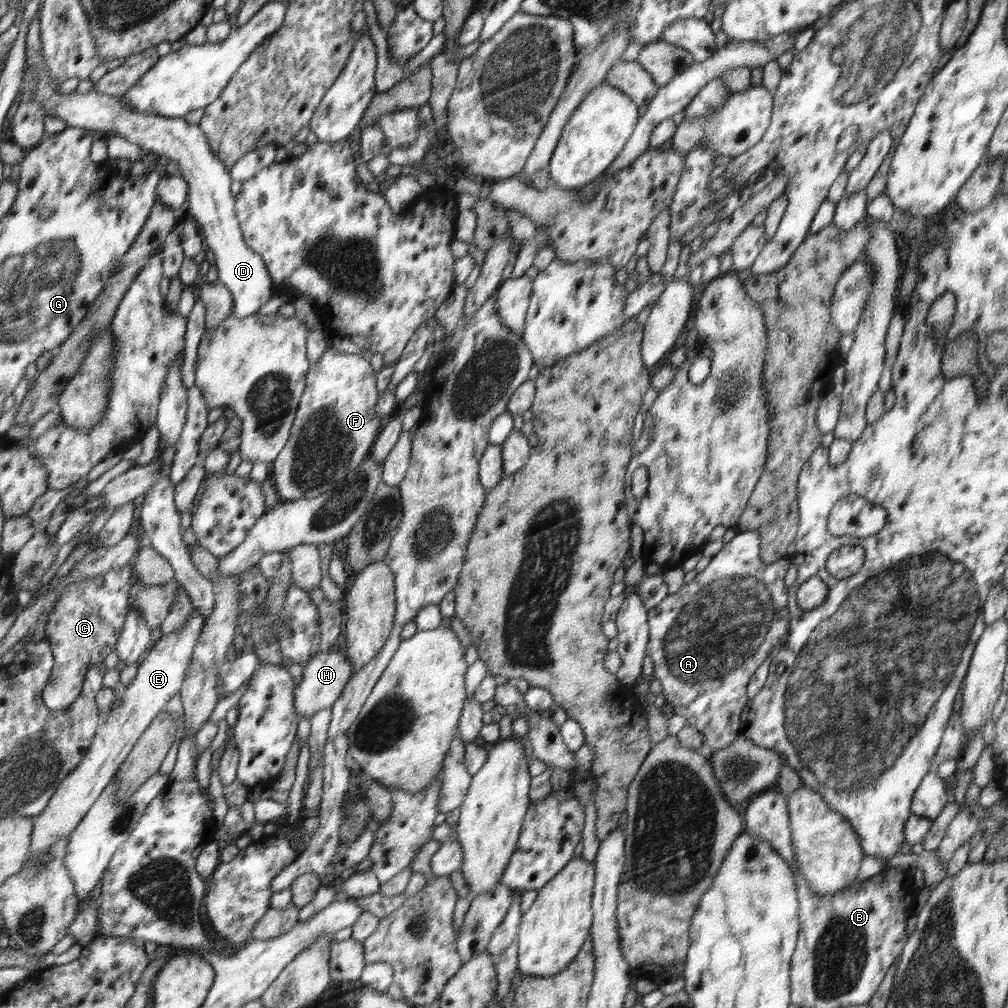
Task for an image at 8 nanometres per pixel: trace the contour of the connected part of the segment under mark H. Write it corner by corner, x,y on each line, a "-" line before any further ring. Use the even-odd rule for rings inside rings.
332,648
328,652
320,652
314,655
303,668
302,680
296,686
295,708
299,715
311,718
320,710
328,709
336,703
344,688
355,674
354,661
347,655
340,653
339,649

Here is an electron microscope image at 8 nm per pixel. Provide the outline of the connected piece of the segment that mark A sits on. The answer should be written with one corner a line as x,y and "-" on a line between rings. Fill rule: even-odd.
739,531
736,536
724,544
723,548
714,556
706,566
697,574
694,581
682,586
678,592
669,594
658,606
647,611
647,624
649,626
649,641
646,654
652,659
654,667
654,677
662,685
662,694
666,702
673,706
675,714
684,716
688,725
694,725
705,738
701,751
707,756
717,750
726,748
739,734
741,728
741,712
749,701
746,689
750,678
757,670
758,666
766,660
773,649
781,643
782,636
789,632
790,614
787,610
788,591
785,588
784,574
786,566
767,566
760,559
760,536
756,531

